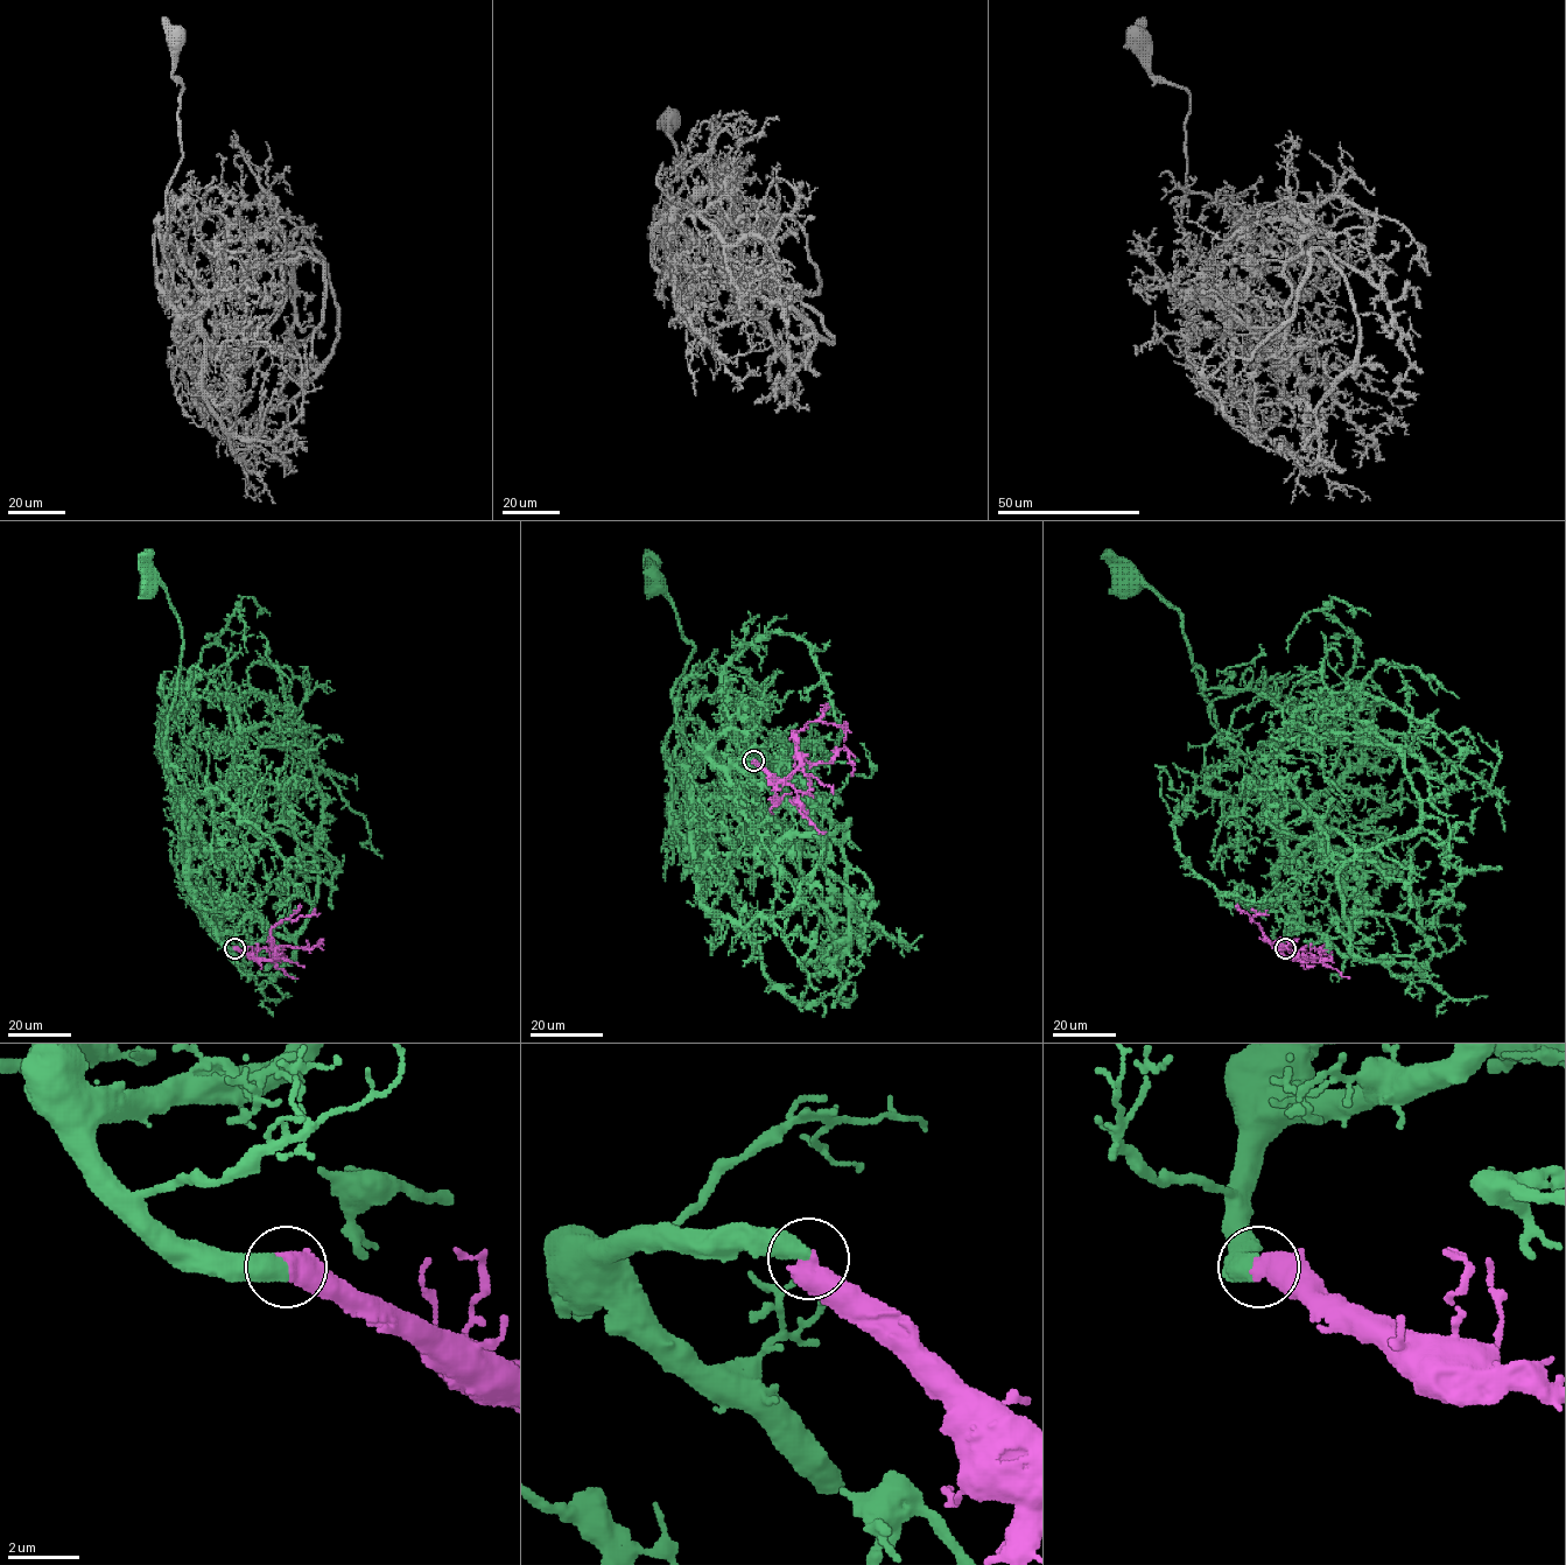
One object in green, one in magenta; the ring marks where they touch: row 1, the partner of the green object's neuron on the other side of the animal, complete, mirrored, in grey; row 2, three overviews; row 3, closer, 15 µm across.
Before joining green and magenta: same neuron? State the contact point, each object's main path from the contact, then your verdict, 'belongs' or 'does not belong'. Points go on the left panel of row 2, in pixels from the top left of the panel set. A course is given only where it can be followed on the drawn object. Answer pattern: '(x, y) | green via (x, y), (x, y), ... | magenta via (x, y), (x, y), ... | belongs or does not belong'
(234, 948) | green via (234, 948), (220, 940), (189, 885), (185, 813), (163, 738), (182, 633), (166, 590), (145, 582) | magenta via (234, 948), (255, 958), (274, 958), (272, 928), (283, 919), (315, 914), (314, 911) | belongs

